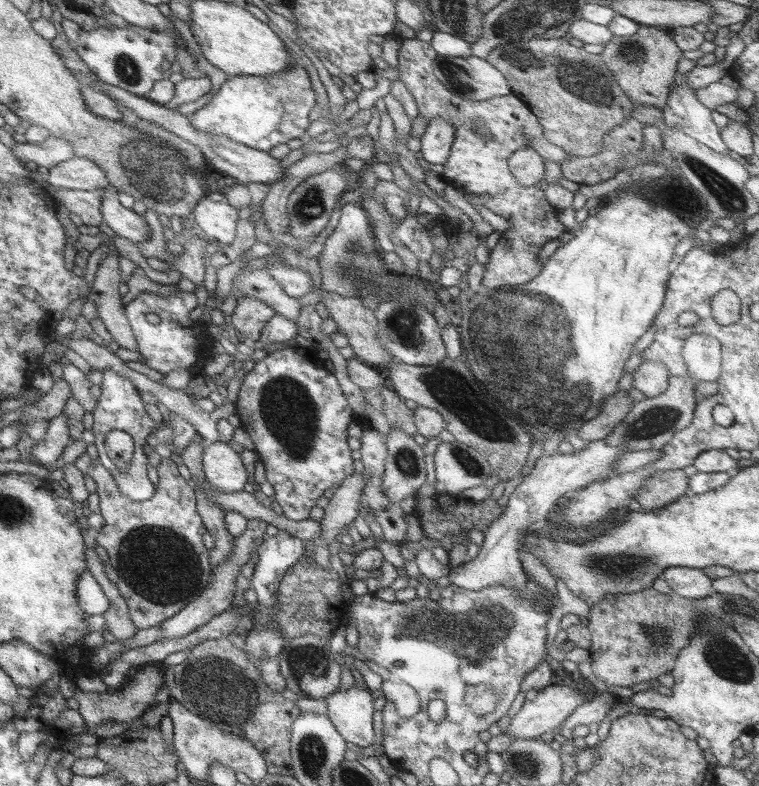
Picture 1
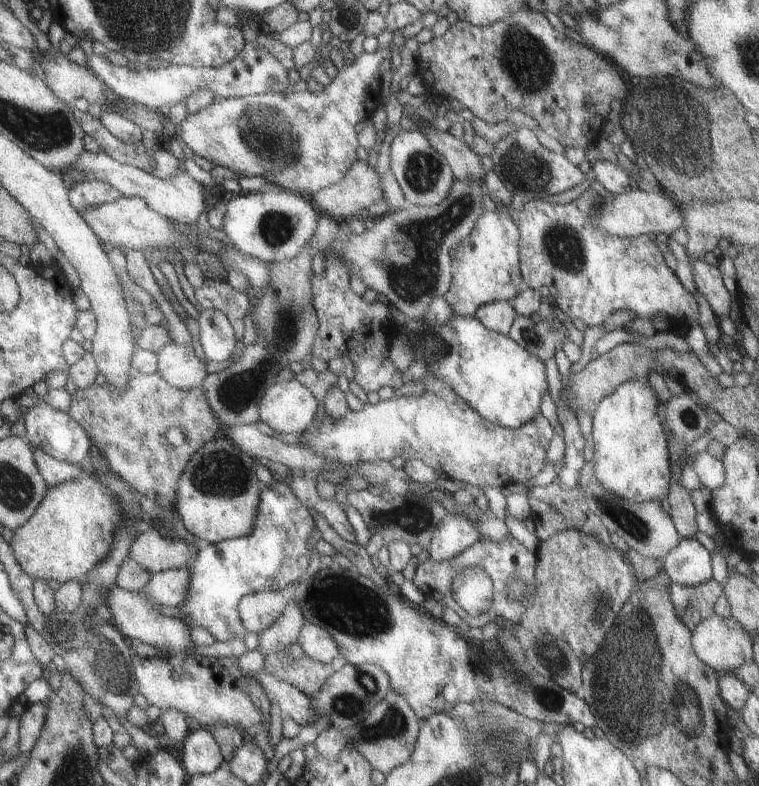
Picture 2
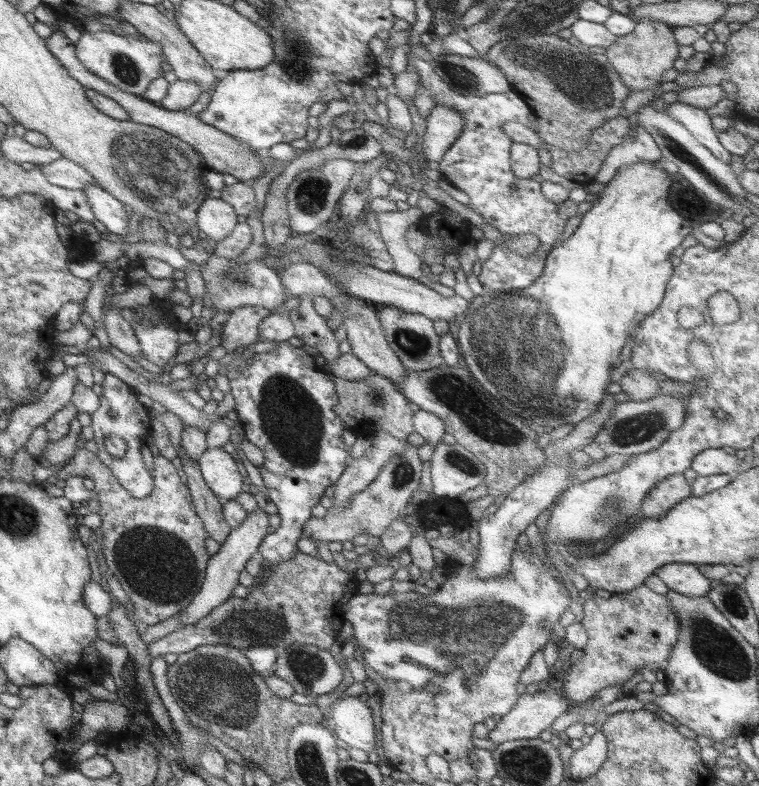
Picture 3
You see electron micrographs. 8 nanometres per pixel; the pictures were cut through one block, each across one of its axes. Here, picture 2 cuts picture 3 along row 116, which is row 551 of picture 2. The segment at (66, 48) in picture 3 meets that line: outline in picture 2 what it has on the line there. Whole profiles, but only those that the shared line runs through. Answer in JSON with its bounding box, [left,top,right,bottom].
[127,530,197,576]

